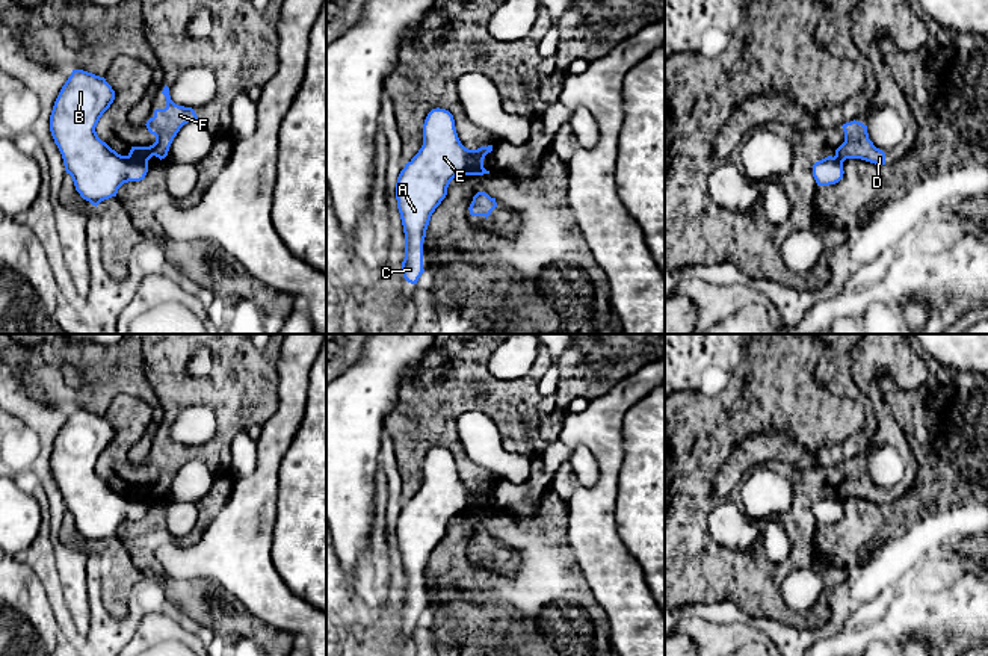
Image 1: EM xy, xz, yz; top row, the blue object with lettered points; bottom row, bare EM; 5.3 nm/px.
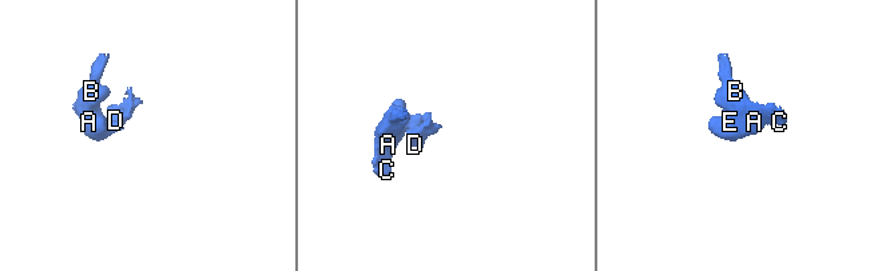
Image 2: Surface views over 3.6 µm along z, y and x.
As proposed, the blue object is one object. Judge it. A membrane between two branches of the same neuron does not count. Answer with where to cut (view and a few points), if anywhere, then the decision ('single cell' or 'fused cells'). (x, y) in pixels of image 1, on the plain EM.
cut xy (127, 495), (147, 501); fused cells

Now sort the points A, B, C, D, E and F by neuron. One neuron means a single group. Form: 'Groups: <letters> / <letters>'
Groups: A B C E / D F

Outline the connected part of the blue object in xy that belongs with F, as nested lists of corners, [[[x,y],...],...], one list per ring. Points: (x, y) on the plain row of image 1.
[[[165,423],[162,432],[166,437],[165,447],[156,447],[154,455],[147,460],[147,467],[156,475],[156,481],[150,485],[131,485],[128,496],[148,500],[153,494],[160,499],[168,494],[169,485],[180,467],[196,460],[198,455],[192,446],[178,444],[171,438],[169,426]]]

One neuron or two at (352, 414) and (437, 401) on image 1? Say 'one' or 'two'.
two

